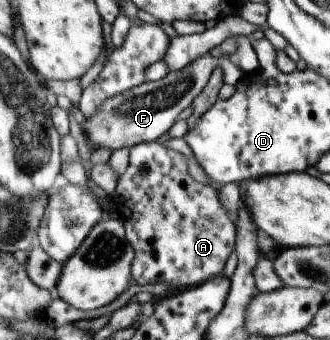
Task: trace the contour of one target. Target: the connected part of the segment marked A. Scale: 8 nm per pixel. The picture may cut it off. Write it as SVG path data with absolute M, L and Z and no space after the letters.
M155 141L132 145L128 153L128 172L120 178L118 194L128 202L130 210L130 215L123 221L128 244L135 251L132 263L135 284L164 284L174 290L183 290L214 278L223 271L226 259L235 246L235 228L218 200L216 188L203 186L190 178L184 155Z

